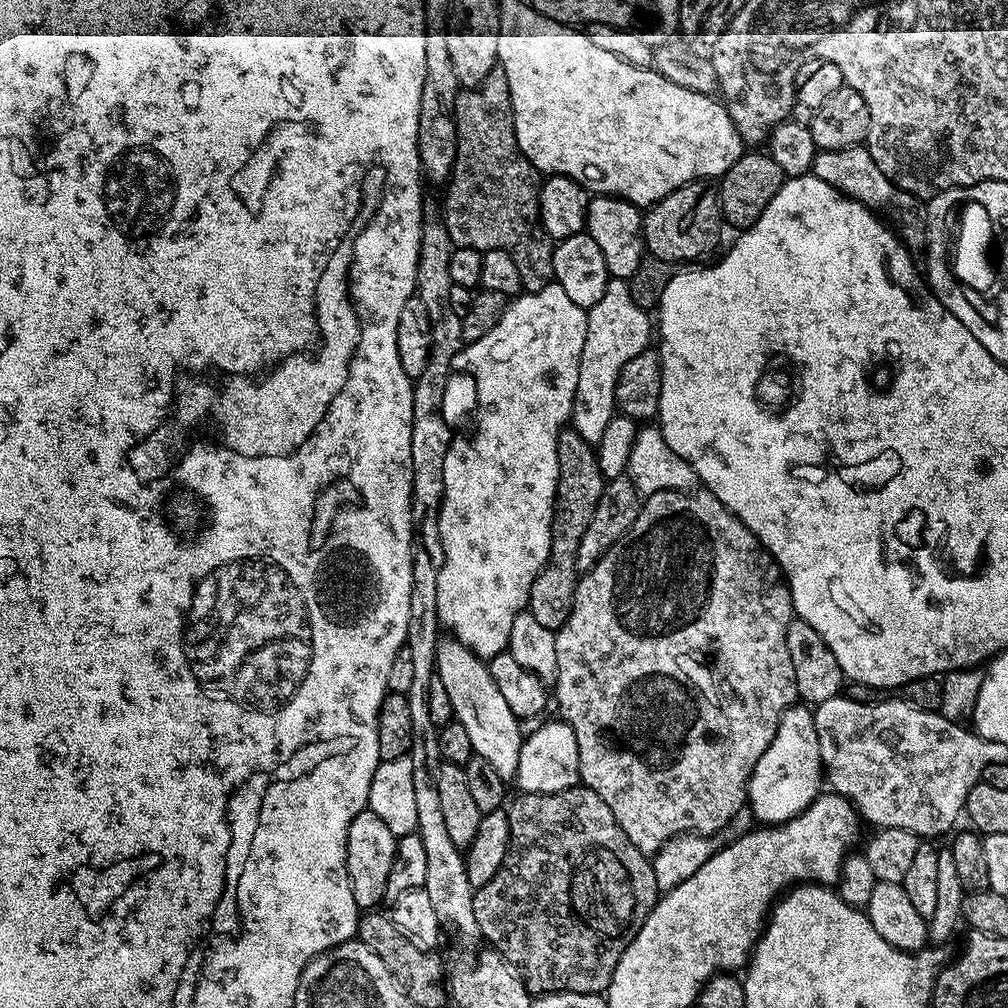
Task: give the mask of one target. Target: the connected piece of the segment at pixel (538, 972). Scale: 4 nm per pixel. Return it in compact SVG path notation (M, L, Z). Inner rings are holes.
M577 786L554 794L526 792L517 795L517 797L517 800L512 805L507 805L506 808L510 818L510 846L506 850L506 858L502 862L498 874L494 874L494 878L490 878L490 882L486 882L486 886L475 889L472 894L474 918L480 927L480 936L483 939L488 939L492 943L489 945L504 957L505 962L511 964L520 973L520 979L523 980L528 991L533 994L546 992L594 992L598 994L598 958L556 958L554 942L562 940L562 934L558 934L558 926L560 926L560 932L564 932L564 926L568 920L572 926L570 930L574 932L574 910L578 910L596 932L604 932L604 936L611 940L631 941L638 934L638 930L642 930L642 922L646 922L650 910L658 899L653 861L645 853L640 852L638 846L634 846L634 842L630 842L630 838L626 838L622 826L618 826L614 814L610 814L610 806L606 806L606 802L602 802L602 798L598 798L598 794L594 794L594 790Z

